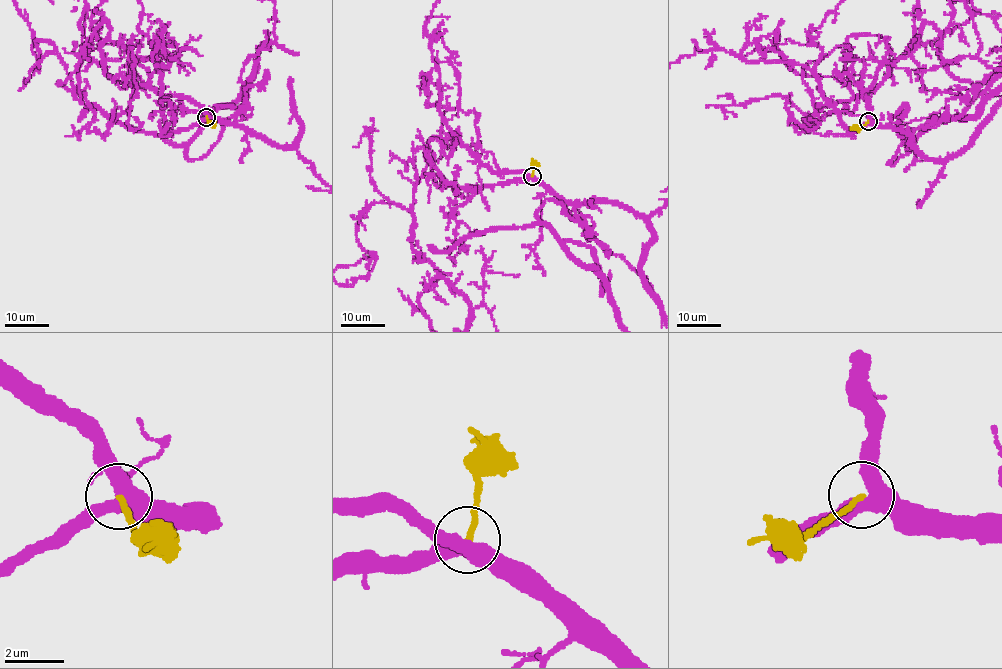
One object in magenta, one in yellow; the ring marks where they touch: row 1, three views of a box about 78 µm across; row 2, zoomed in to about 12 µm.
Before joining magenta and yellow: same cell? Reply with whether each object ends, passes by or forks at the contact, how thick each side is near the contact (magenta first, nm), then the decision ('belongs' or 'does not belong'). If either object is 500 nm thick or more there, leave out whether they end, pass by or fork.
magenta forks there; yellow ends there; 420 nm thick on the magenta side, 190 nm on the other; does not belong

